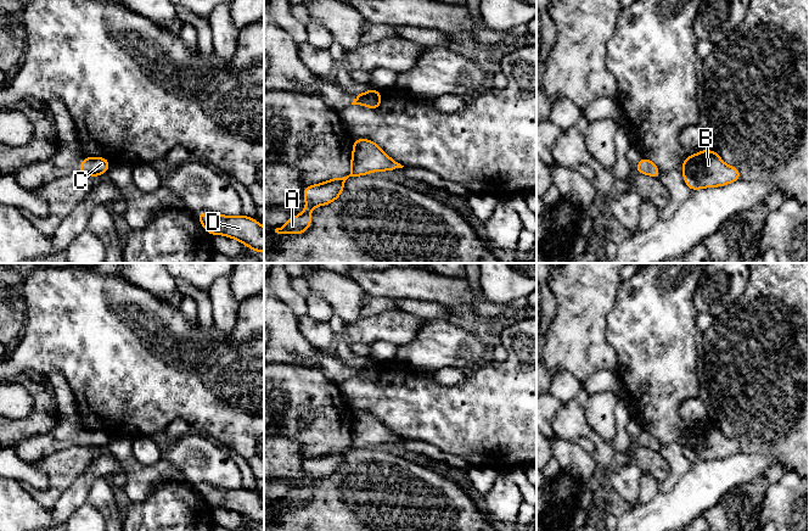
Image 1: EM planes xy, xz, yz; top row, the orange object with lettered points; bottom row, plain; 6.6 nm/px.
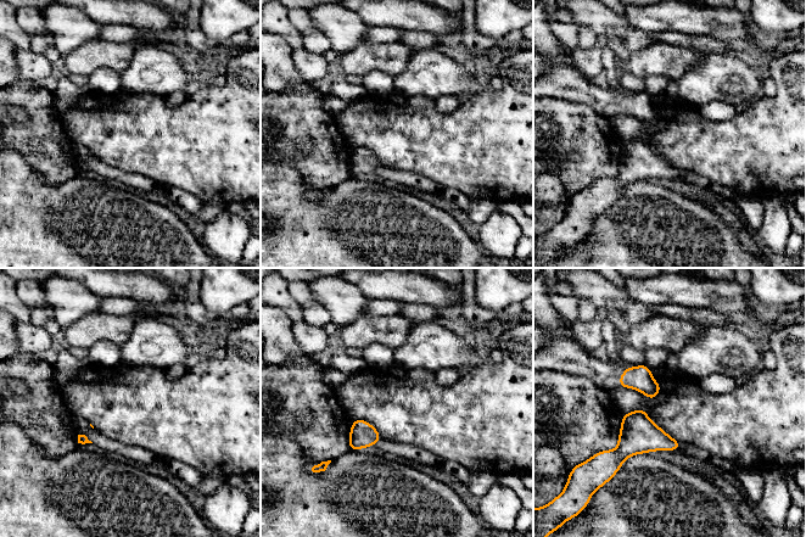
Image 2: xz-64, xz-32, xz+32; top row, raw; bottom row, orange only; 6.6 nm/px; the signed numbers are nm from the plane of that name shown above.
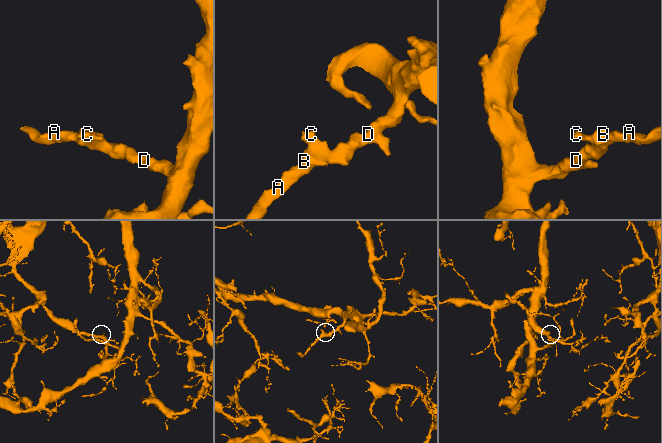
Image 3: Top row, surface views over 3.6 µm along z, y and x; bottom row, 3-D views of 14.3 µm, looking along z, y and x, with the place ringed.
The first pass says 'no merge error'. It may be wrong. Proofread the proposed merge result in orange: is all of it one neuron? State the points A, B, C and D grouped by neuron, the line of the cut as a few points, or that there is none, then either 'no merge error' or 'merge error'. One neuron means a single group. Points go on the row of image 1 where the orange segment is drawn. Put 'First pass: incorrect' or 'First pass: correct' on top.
First pass: correct
A B C D; no cut; no merge error

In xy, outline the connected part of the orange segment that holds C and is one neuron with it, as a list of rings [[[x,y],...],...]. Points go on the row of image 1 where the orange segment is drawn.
[[[84,157],[83,164],[78,167],[78,173],[89,174],[97,178],[108,172],[111,161],[105,157]]]

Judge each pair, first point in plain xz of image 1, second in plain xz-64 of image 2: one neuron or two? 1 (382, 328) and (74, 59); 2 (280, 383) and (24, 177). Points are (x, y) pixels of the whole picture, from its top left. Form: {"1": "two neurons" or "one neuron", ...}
{"1": "one neuron", "2": "two neurons"}

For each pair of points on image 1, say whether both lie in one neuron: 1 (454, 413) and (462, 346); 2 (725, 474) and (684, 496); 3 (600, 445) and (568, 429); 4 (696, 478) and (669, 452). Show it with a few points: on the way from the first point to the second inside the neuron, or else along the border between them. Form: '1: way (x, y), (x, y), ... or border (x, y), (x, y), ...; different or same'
1: border (492, 358), (466, 373); different
2: way (715, 478), (707, 481), (694, 493); same
3: way (593, 436), (583, 429), (577, 429); same
4: border (692, 464), (669, 490); different

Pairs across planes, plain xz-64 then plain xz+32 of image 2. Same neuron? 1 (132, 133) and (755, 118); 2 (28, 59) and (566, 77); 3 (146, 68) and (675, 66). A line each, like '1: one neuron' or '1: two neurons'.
1: one neuron
2: two neurons
3: two neurons

